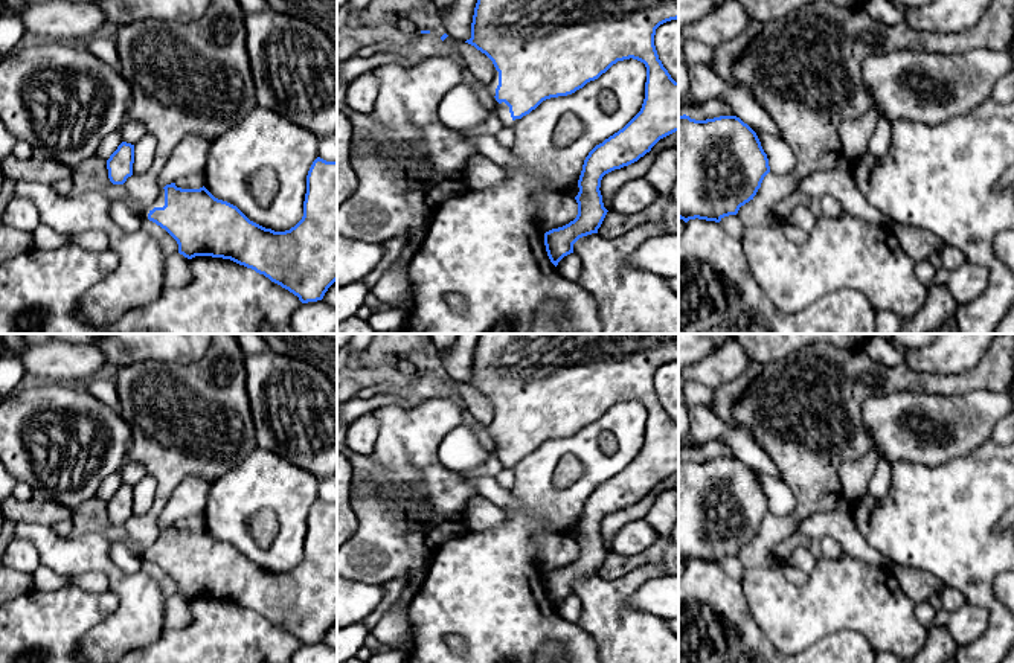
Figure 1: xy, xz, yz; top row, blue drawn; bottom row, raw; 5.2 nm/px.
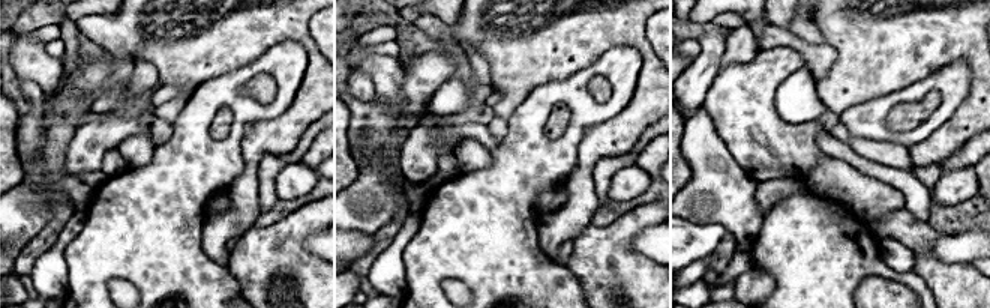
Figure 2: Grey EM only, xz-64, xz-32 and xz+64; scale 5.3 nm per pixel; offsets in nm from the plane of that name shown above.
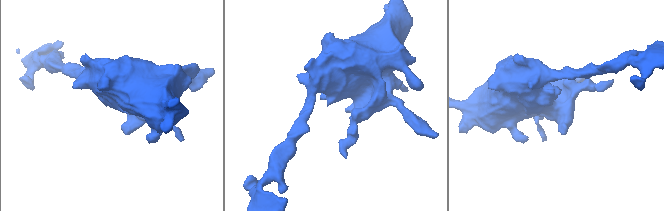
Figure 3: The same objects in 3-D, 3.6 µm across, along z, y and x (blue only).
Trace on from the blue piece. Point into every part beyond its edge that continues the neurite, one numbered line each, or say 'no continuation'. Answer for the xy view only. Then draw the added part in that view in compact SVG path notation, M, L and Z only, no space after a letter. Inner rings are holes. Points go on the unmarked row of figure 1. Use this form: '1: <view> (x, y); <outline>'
1: xy (159, 543); M160 530L159 538L145 550L143 556L148 559L148 555L154 550L154 549L163 549L165 547L165 530Z

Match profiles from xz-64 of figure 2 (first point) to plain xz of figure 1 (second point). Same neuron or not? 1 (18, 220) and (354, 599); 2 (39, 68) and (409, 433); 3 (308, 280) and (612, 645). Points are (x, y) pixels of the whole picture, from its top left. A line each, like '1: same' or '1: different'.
1: different
2: same
3: same

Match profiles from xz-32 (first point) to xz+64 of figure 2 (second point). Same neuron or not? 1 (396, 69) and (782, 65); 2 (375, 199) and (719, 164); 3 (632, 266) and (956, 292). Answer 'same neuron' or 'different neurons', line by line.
1: same neuron
2: same neuron
3: same neuron

